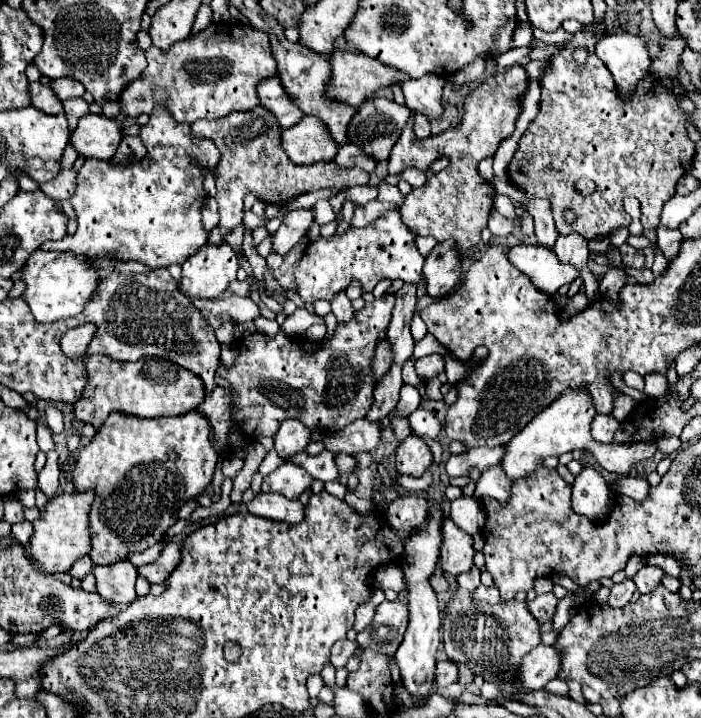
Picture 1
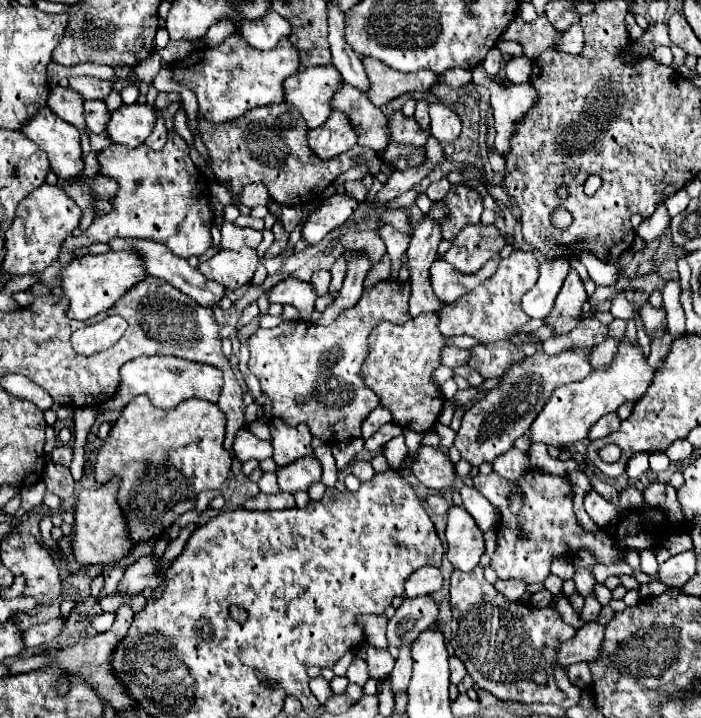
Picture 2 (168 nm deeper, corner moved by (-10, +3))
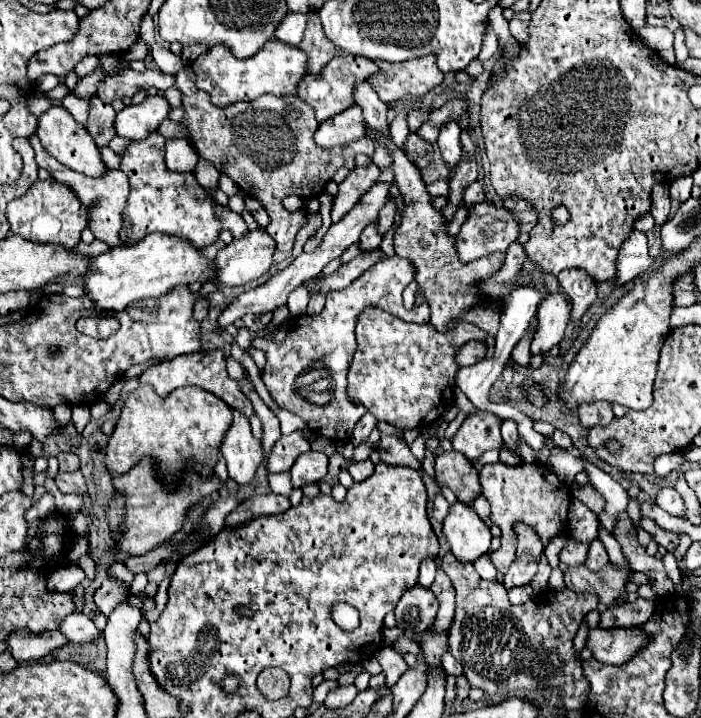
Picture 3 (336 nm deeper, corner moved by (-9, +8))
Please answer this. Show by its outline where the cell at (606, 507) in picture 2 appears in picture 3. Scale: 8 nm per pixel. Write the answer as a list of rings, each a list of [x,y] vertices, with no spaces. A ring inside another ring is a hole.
[[[575,499],[571,503],[571,511],[569,511],[569,523],[567,523],[569,535],[577,541],[585,541],[591,543],[597,537],[599,531],[599,519],[597,515],[583,505],[579,499]]]

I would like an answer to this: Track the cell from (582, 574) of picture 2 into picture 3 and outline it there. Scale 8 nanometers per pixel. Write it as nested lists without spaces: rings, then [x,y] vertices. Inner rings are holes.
[[[595,539],[591,543],[591,549],[589,549],[589,555],[587,555],[587,561],[585,561],[585,567],[589,571],[601,571],[601,567],[607,565],[607,551],[603,547],[603,543],[599,539]]]

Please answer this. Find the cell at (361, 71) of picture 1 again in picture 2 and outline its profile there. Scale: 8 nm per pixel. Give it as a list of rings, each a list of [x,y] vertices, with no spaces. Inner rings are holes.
[[[362,58],[362,60],[366,74],[370,78],[368,98],[378,108],[408,92],[428,92],[438,82],[438,76],[428,70],[404,74],[388,68],[384,62],[376,58]]]

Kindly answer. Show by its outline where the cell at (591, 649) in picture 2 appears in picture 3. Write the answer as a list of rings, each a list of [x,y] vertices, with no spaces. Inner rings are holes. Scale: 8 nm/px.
[[[589,629],[589,637],[585,641],[585,647],[593,651],[593,659],[607,663],[607,665],[621,665],[635,651],[641,651],[641,647],[647,645],[647,633],[633,629]]]

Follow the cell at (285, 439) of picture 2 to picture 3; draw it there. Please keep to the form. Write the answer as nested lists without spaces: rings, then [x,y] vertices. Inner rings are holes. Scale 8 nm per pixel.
[[[293,431],[289,435],[281,435],[277,439],[277,443],[273,445],[273,451],[267,459],[267,469],[271,473],[283,473],[283,471],[289,471],[291,465],[295,463],[295,459],[309,451],[309,441],[303,437],[301,431]]]

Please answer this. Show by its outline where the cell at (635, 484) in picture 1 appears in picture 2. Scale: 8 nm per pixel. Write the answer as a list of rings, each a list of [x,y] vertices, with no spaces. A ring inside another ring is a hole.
[[[660,482],[650,484],[650,486],[646,488],[646,492],[644,492],[644,498],[646,498],[646,502],[648,502],[650,506],[662,508],[662,506],[664,506],[664,500],[666,500],[666,486],[660,484]]]

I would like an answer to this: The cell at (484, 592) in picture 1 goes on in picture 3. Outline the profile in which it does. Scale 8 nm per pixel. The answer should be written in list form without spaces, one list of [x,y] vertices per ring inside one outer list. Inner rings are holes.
[[[517,523],[515,533],[517,533],[517,537],[527,537],[527,543],[519,545],[517,559],[503,577],[505,589],[513,589],[513,587],[519,587],[519,585],[531,583],[533,575],[537,573],[539,557],[543,553],[543,543],[541,543],[539,535],[535,533],[535,529],[531,529],[525,523]]]

